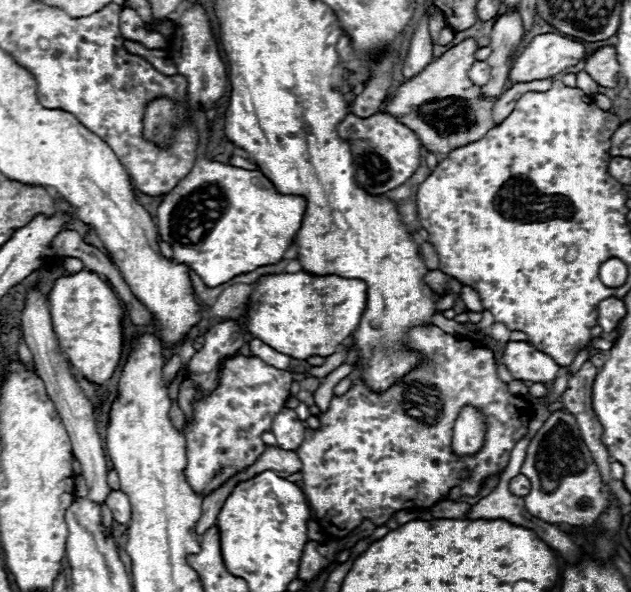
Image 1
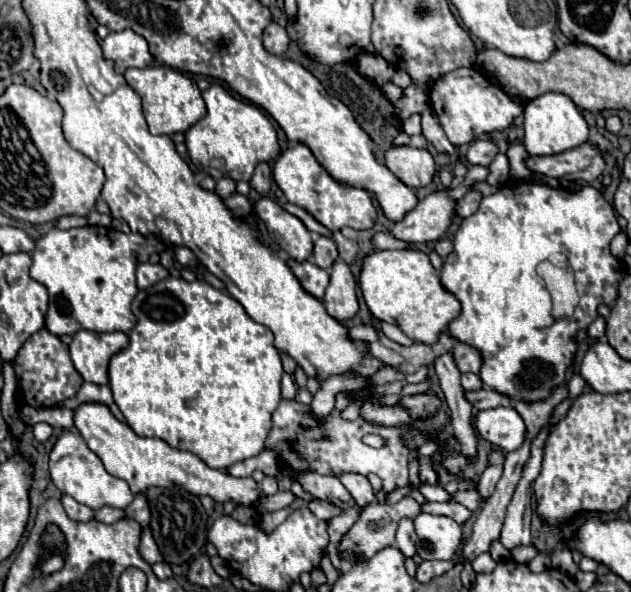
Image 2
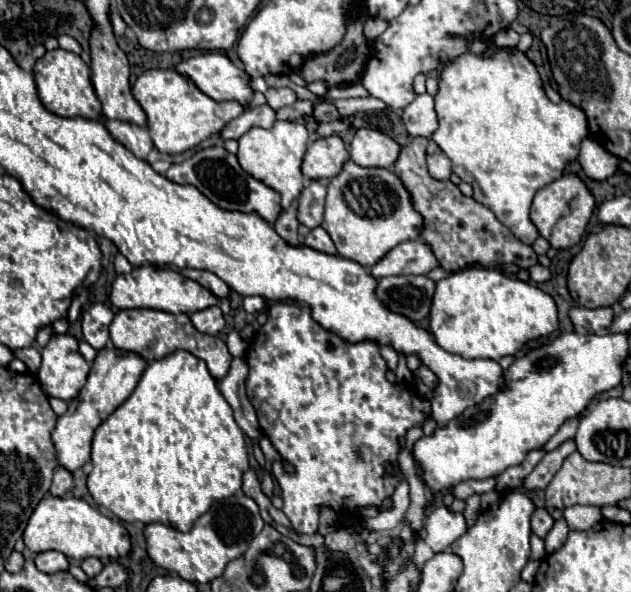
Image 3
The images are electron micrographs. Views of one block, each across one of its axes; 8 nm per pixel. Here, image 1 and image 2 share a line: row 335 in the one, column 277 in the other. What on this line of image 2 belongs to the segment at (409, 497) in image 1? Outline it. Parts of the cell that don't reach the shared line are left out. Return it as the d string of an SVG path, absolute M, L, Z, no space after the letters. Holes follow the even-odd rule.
M282 400L276 416L272 416L272 424L274 420L276 426L272 426L268 434L266 448L276 446L282 464L294 468L296 472L318 472L330 476L340 476L342 472L358 472L366 476L368 472L374 472L382 478L386 492L408 486L408 456L412 456L414 452L402 444L402 434L406 432L406 428L374 426L364 422L362 418L346 422L340 418L338 410L334 410L326 420L318 420L312 414L310 406L298 404L296 400ZM322 434L328 434L328 440L322 440ZM366 434L382 436L386 444L382 448L370 448L362 442Z

